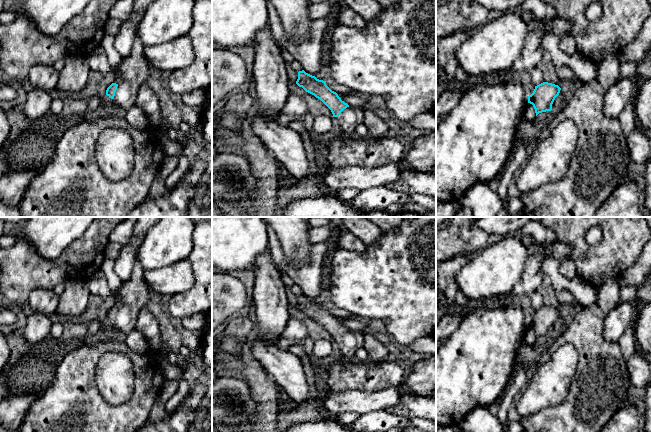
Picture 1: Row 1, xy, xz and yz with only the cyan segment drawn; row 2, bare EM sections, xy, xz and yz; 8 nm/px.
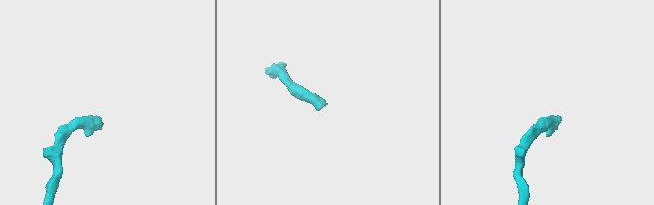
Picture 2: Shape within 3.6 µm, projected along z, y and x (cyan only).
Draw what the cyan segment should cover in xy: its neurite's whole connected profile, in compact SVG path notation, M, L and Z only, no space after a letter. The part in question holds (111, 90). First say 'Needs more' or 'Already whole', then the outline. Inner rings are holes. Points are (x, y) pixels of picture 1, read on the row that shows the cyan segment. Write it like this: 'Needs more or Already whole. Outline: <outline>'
Needs more. Outline: M136 30L135 43L130 54L119 64L119 76L107 88L106 95L120 108L128 111L136 102L138 91L149 74L149 63Z

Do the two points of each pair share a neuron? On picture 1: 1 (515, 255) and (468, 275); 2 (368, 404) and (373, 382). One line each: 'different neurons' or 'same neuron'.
1: same neuron
2: different neurons

